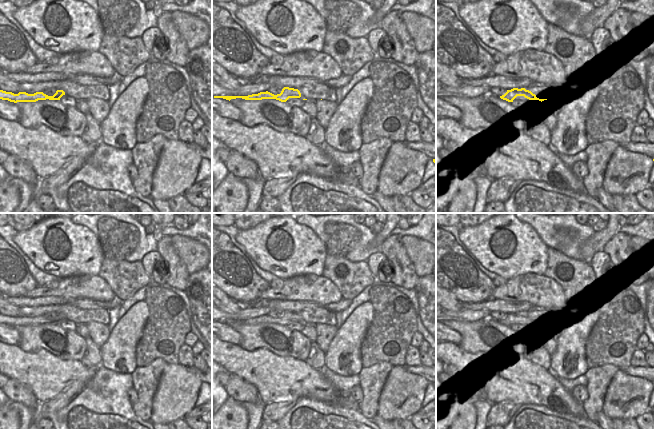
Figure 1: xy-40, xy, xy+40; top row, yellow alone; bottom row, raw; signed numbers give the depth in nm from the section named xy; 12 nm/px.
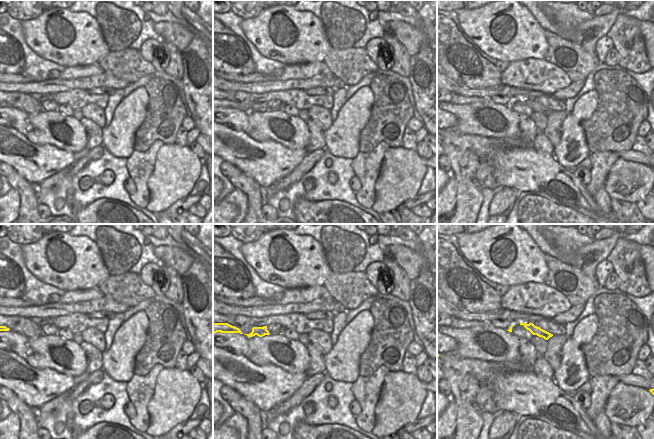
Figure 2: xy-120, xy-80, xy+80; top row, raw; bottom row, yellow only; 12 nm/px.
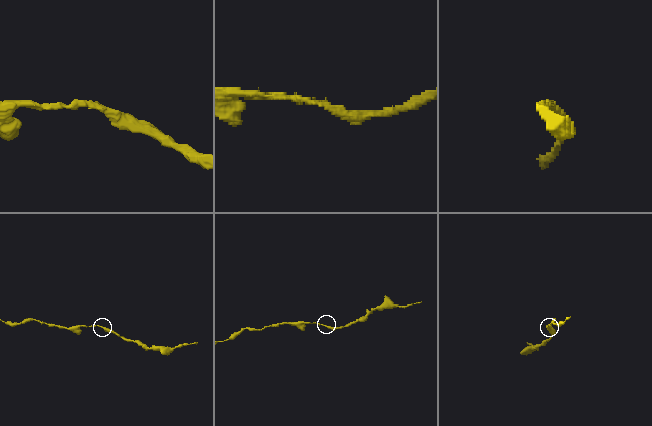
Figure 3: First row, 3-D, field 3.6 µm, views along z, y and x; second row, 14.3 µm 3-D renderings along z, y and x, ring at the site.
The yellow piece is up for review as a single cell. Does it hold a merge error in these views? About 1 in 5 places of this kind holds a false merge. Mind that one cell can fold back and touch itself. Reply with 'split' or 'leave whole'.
leave whole

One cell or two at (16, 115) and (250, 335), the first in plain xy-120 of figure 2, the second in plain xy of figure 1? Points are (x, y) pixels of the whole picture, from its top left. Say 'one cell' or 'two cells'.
two cells

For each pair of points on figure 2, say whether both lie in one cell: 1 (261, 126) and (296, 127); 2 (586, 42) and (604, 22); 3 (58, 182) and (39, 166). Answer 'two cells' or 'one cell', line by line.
1: one cell
2: one cell
3: two cells

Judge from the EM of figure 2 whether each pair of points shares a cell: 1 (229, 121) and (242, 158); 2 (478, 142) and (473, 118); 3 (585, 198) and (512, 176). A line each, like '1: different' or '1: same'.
1: different
2: different
3: same

